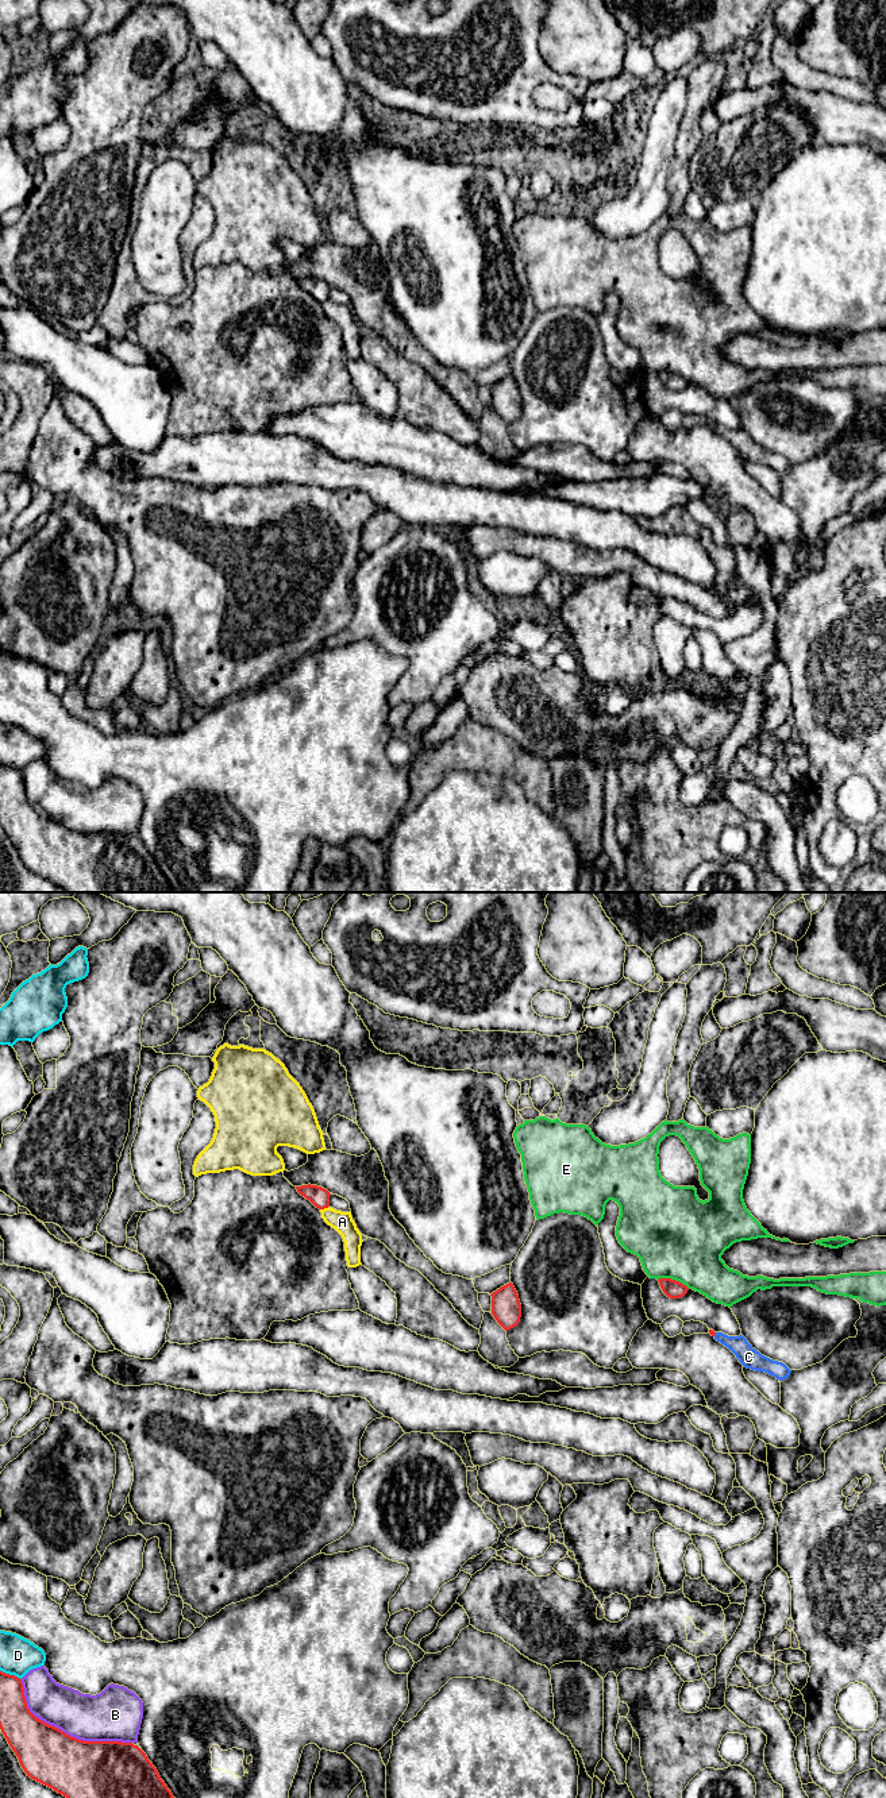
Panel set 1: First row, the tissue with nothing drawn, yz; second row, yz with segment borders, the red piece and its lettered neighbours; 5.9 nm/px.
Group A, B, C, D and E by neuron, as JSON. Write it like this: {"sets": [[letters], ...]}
{"sets": [["A"], ["B"], ["C"], ["D"], ["E"]]}

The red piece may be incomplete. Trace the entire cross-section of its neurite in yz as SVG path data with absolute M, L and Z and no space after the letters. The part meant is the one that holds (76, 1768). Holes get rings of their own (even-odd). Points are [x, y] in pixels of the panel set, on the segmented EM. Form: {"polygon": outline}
{"polygon": "M0 1671L0 1729L27 1776L66 1798L174 1798L138 1745L122 1741L84 1741L46 1724L27 1708L22 1679L3 1671Z"}

